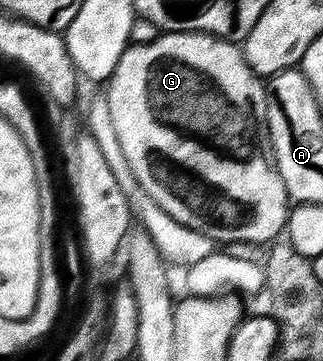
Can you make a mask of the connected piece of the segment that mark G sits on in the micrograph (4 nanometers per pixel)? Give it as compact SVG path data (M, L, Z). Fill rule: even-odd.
M165 32L157 34L154 40L146 44L130 43L125 53L119 58L113 75L107 81L104 89L107 106L110 108L111 124L115 128L115 135L122 146L123 154L134 171L139 185L159 204L163 211L177 220L184 227L207 235L214 242L220 240L246 240L249 244L268 245L282 235L286 227L291 201L287 190L283 186L283 178L273 160L273 147L265 130L265 98L266 85L262 77L251 70L245 61L245 53L232 40L223 40L220 36L210 36L207 32Z

